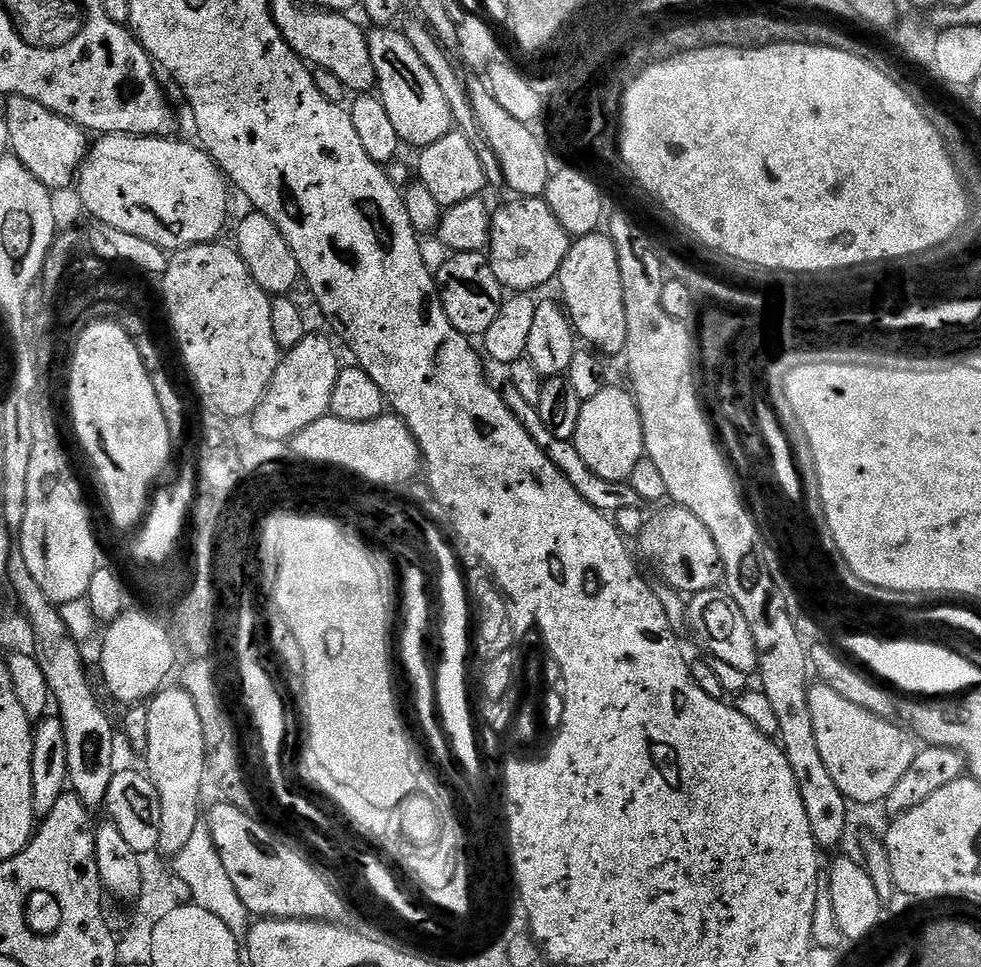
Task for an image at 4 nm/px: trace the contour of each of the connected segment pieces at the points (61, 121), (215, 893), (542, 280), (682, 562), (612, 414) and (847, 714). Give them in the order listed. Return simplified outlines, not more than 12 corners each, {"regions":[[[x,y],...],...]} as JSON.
{"regions":[[[7,97],[11,151],[50,190],[73,187],[85,129]],[[207,823],[174,857],[191,903],[235,934],[250,927]],[[543,197],[491,213],[486,255],[513,293],[560,275],[568,232]],[[680,505],[643,521],[636,543],[686,596],[724,571],[706,526]],[[631,391],[583,401],[574,443],[598,478],[646,456]],[[819,682],[814,738],[851,803],[887,801],[913,733]]]}

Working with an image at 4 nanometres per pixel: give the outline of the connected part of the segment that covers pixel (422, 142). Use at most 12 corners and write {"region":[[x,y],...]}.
{"region":[[403,31],[367,33],[378,97],[401,145],[422,150],[454,125]]}

